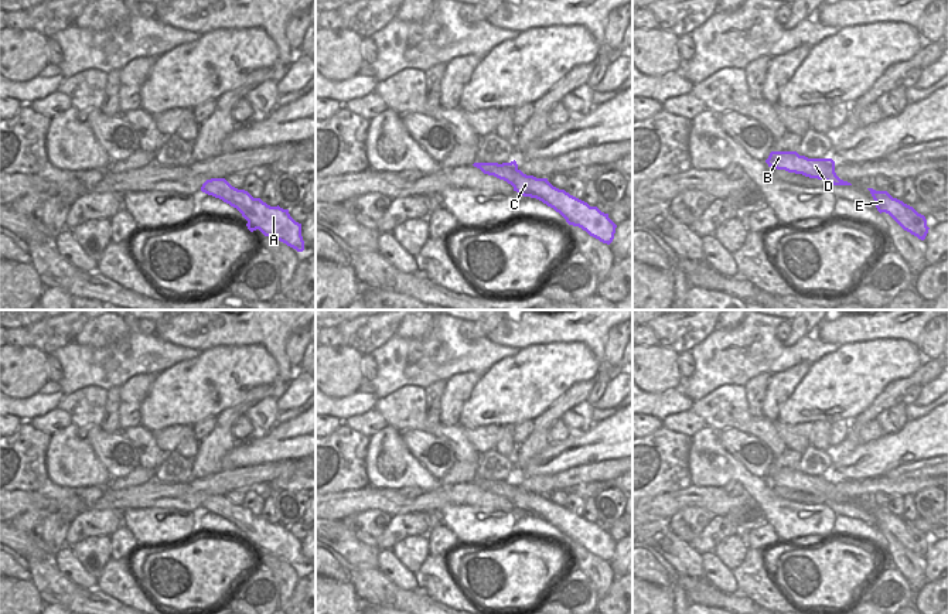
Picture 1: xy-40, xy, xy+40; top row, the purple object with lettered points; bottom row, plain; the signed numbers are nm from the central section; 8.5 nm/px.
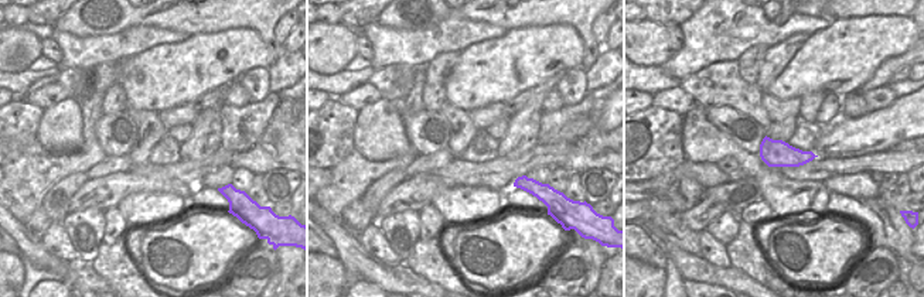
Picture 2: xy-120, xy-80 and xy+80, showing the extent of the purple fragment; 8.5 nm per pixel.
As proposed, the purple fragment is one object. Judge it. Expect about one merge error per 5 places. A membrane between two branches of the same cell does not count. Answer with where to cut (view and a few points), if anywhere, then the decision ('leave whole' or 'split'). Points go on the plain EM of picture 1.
no cut | leave whole

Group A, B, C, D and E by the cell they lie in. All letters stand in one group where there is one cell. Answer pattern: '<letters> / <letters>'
A B C D E

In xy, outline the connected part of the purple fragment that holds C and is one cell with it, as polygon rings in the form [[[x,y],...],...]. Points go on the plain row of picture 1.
[[[515,477],[502,481],[474,480],[473,482],[484,491],[507,498],[518,511],[542,518],[559,529],[569,542],[582,545],[603,560],[610,562],[613,559],[617,542],[608,535],[608,531],[601,529],[597,523],[590,523],[565,506],[553,504],[548,495],[524,491]]]

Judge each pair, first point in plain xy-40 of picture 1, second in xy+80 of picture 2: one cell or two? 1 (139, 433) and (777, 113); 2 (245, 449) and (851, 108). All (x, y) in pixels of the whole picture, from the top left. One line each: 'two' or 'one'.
1: two
2: two

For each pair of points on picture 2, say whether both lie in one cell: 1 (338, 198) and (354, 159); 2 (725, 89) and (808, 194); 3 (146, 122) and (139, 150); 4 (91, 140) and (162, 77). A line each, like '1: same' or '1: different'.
1: same
2: different
3: same
4: different

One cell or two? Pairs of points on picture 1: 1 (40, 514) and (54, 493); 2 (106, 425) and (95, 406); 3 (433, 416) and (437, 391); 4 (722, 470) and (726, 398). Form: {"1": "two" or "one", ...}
{"1": "one", "2": "two", "3": "one", "4": "two"}

